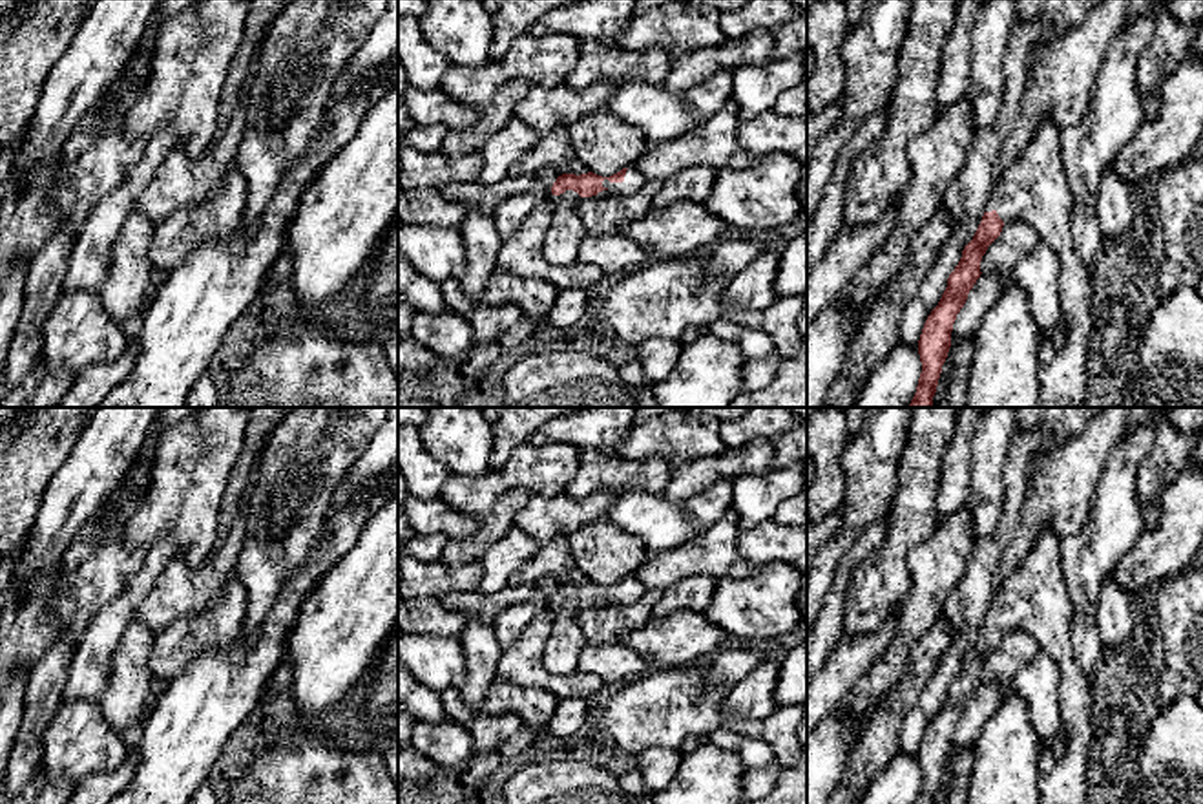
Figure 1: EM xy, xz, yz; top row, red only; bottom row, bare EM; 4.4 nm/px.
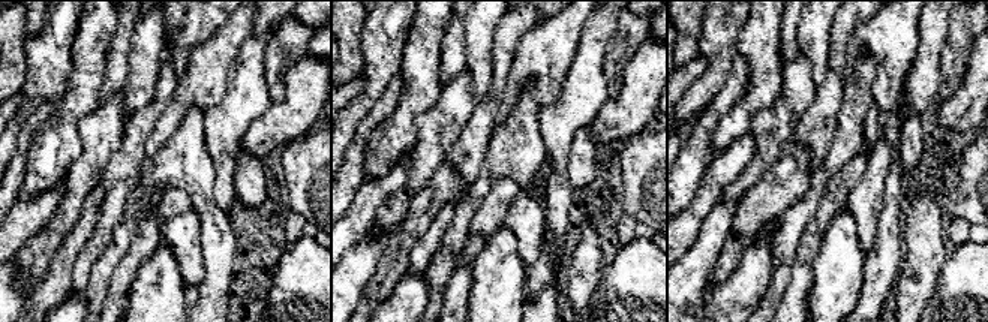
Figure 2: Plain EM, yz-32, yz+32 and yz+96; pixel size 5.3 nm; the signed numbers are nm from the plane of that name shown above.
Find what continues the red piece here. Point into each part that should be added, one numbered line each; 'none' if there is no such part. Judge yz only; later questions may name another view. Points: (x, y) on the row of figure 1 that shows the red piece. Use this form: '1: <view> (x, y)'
1: yz (1034, 189)

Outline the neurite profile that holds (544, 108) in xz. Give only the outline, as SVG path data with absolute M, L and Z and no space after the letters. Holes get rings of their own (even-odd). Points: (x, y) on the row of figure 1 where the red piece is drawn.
M595 80L593 84L575 90L562 86L535 86L517 102L515 117L531 126L539 135L582 119L588 113L610 106L613 84Z

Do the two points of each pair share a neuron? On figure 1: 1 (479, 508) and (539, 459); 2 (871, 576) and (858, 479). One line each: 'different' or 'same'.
1: same
2: different

